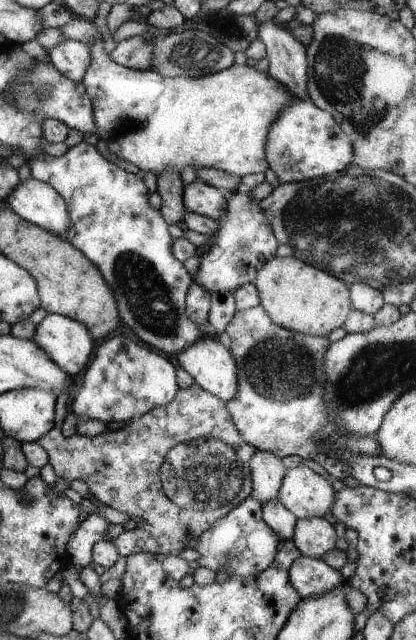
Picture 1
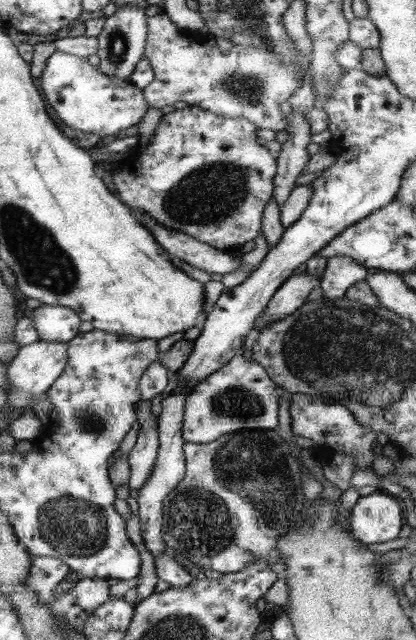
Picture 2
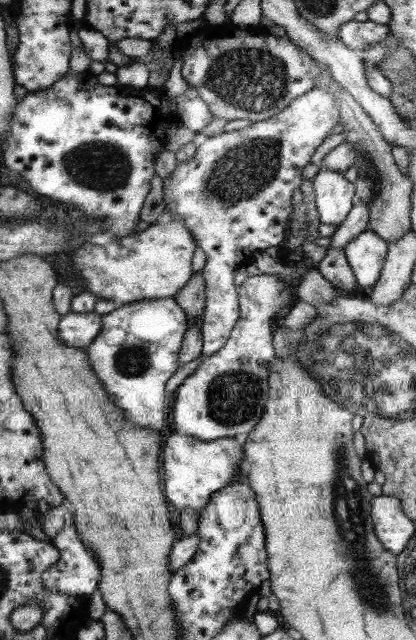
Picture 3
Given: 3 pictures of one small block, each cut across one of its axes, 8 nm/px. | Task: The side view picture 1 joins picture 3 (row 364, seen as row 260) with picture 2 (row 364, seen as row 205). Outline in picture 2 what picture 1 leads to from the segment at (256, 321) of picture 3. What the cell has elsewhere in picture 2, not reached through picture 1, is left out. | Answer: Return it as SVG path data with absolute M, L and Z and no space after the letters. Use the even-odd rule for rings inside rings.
M242 353L233 356L224 368L206 376L184 399L183 440L202 445L241 430L277 430L279 396L276 388L276 382L268 376L264 366Z

